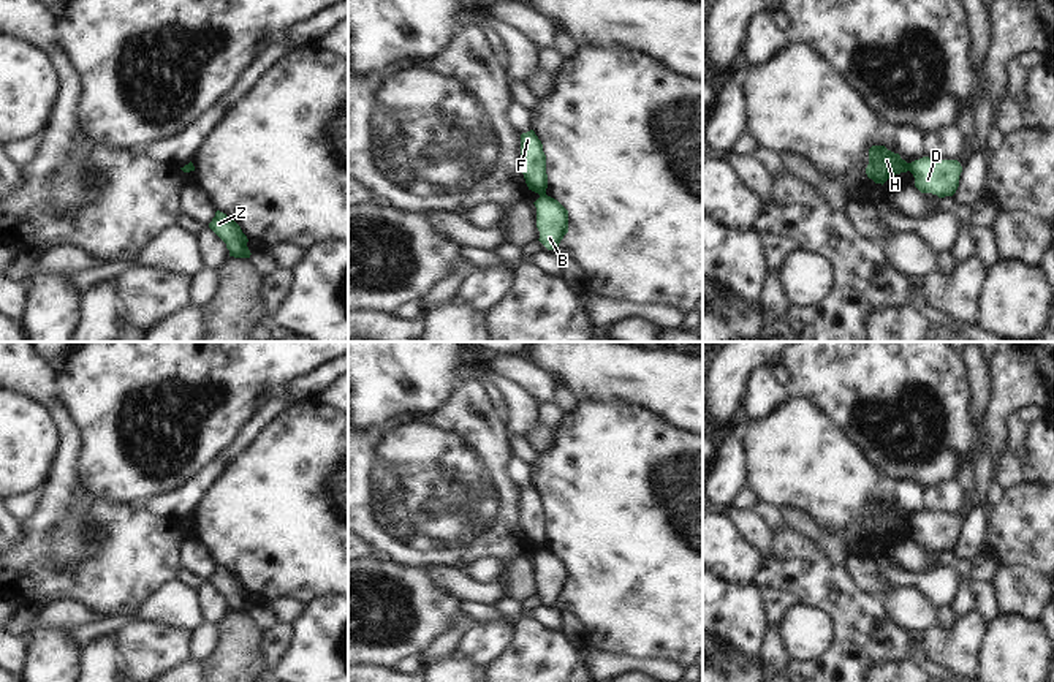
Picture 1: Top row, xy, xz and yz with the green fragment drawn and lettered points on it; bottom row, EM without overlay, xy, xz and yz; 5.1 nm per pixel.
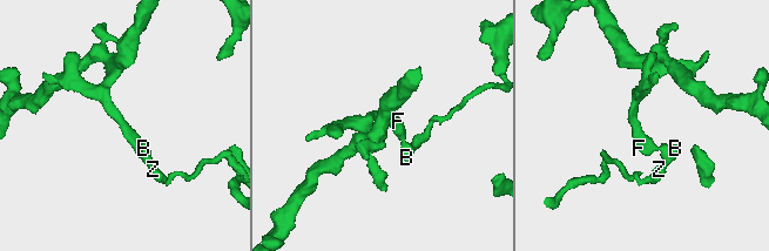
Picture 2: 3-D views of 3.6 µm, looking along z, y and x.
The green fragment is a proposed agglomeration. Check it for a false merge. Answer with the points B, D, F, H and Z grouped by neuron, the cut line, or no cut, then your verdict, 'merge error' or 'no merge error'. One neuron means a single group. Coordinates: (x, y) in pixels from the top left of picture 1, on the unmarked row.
groups B D Z / F H; cut yz (909, 518), (910, 524); merge error

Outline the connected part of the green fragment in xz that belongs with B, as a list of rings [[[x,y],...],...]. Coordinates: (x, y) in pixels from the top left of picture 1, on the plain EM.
[[[546,547],[535,557],[536,582],[540,585],[540,597],[548,604],[557,604],[560,595],[568,587],[568,565]]]

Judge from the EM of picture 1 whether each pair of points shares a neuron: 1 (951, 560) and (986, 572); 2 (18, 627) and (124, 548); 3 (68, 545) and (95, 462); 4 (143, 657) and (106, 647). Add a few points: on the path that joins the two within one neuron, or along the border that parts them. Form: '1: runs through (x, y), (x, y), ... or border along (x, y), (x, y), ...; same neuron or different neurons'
1: runs through (959, 565), (978, 570); same neuron
2: border along (38, 606), (21, 606), (18, 610); different neurons
3: border along (81, 451), (83, 484), (97, 499), (122, 502); different neurons
4: border along (113, 633), (122, 665); different neurons

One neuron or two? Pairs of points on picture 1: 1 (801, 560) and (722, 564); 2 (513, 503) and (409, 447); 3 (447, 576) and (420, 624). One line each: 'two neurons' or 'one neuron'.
1: two neurons
2: one neuron
3: two neurons

